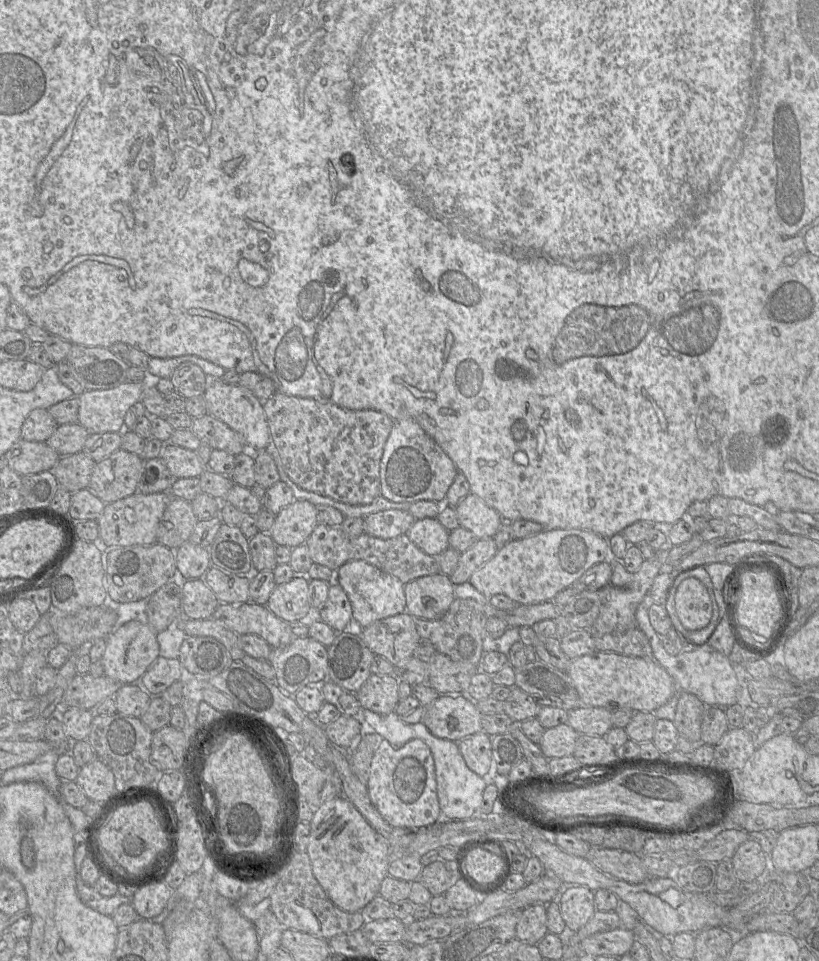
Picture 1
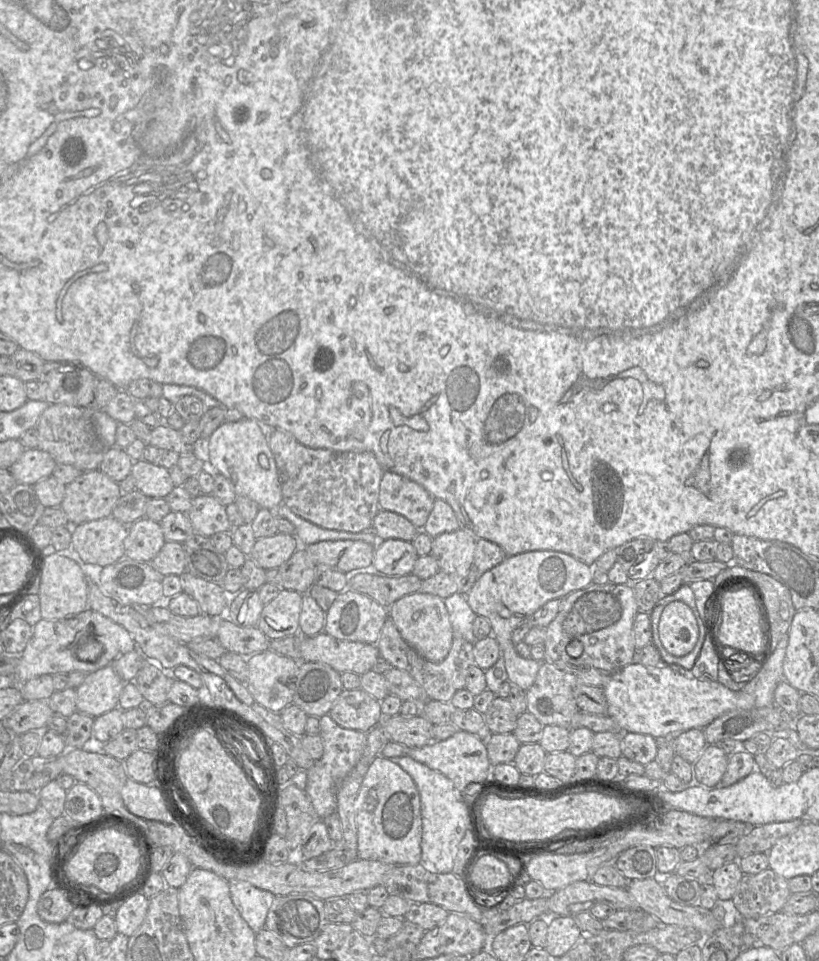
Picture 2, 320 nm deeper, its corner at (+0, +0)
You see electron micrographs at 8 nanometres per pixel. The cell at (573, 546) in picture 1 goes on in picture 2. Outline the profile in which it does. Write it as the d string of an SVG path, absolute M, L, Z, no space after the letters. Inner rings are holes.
M551 550L528 551L508 556L498 565L483 573L466 595L475 614L486 617L492 626L504 656L508 681L524 691L533 685L540 663L521 657L512 642L512 632L537 609L552 599L563 598L593 583L593 567L573 556Z

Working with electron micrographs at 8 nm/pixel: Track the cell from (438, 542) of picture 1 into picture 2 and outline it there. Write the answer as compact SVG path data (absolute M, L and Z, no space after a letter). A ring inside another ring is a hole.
M380 540L375 546L372 569L387 576L408 575L418 557L411 541Z

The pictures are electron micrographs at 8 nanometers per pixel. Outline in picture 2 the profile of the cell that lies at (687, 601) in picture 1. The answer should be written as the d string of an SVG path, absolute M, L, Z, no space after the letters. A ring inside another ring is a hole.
M682 601L663 605L659 636L664 648L675 656L690 653L699 638L699 627L691 608Z

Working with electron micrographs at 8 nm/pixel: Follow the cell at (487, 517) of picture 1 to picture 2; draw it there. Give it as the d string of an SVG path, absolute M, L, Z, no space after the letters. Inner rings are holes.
M460 527L434 537L430 555L437 561L439 571L465 577L474 562L477 540L469 529Z

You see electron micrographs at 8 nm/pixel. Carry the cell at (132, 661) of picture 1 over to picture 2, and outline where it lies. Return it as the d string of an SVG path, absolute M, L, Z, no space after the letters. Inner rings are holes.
M111 665L88 673L76 688L77 711L95 718L117 708L125 683Z

